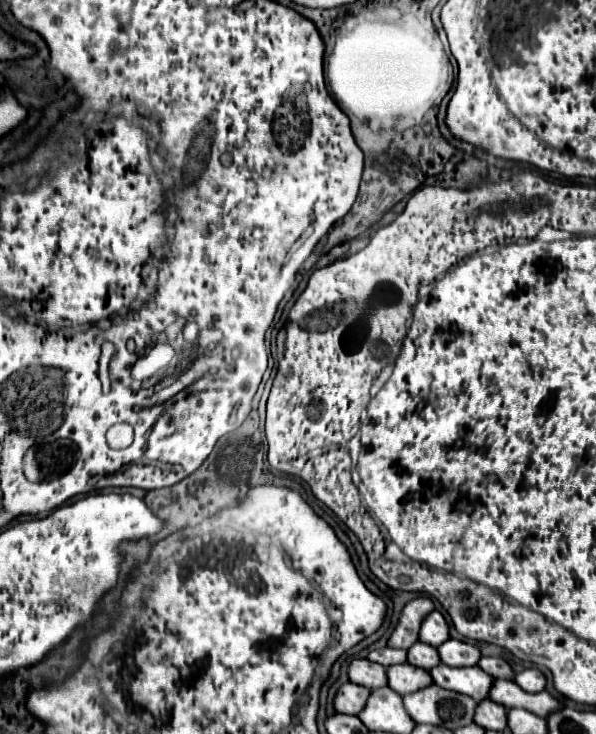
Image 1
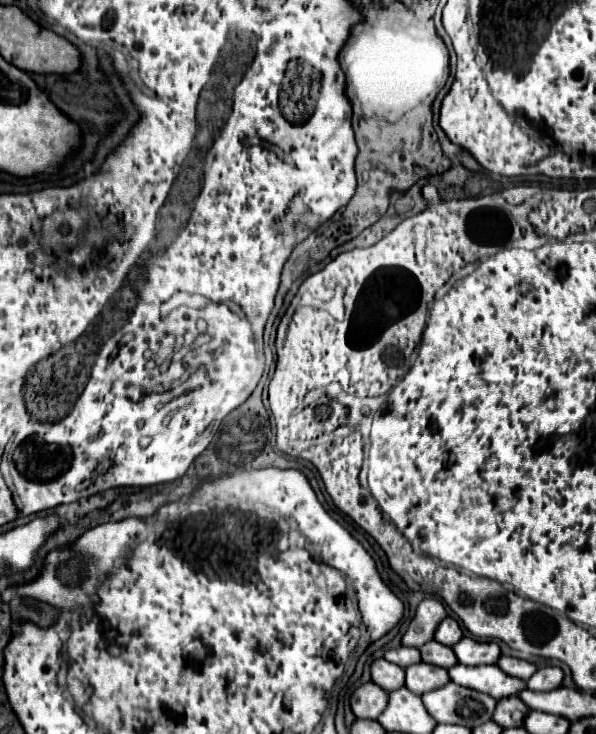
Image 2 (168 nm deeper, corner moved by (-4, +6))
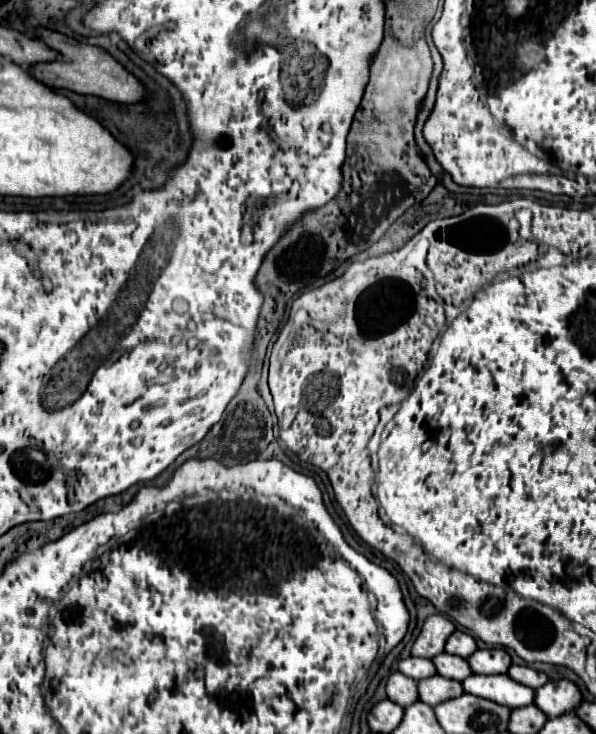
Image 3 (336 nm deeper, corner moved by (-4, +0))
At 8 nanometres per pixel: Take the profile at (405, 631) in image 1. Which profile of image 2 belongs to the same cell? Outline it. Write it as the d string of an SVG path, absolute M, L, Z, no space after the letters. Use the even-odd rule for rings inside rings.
M425 598L419 602L417 612L405 632L405 636L401 638L403 646L415 646L419 648L421 644L429 642L433 638L433 632L437 628L437 624L447 616L443 604L437 598Z

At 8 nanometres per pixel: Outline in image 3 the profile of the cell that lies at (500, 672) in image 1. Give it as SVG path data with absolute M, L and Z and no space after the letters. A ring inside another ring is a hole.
M513 664L513 666L509 668L509 676L511 676L515 682L525 684L525 686L529 686L529 688L533 688L533 690L537 690L539 686L543 686L543 684L549 682L549 676L547 676L545 672L533 670L533 668L529 668L529 666L515 666L515 664Z

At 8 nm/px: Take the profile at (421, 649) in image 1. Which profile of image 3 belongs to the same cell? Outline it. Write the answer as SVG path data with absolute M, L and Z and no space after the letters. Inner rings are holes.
M439 654L433 658L433 664L437 666L437 674L445 676L445 678L451 678L451 680L463 680L467 676L471 676L471 666L465 662L465 658L461 656L453 656L453 654Z

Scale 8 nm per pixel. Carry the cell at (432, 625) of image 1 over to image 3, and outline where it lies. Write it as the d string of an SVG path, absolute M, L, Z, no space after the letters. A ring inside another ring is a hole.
M455 630L451 634L451 638L447 640L447 644L445 644L447 654L455 654L455 656L463 656L463 658L469 658L475 650L477 650L475 638L461 632L461 630Z

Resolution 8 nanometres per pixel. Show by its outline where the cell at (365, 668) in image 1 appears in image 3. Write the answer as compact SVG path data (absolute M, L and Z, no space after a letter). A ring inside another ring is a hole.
M395 672L389 676L387 680L387 696L391 702L397 702L399 706L409 706L411 702L419 700L419 692L417 692L417 682L407 678L401 672Z

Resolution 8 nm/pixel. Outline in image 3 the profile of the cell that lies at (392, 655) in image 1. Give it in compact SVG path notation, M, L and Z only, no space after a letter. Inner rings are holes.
M411 656L407 660L401 660L399 662L399 672L403 672L405 676L409 676L409 678L413 678L417 682L423 680L423 678L431 678L431 676L437 674L435 664L431 660L427 660L427 658L415 658L415 656Z

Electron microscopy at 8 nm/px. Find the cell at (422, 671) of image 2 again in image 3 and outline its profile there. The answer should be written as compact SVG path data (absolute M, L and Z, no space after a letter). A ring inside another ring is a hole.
M439 674L419 682L419 700L429 706L437 706L439 702L445 702L447 698L457 698L459 694L463 694L461 682L443 678Z

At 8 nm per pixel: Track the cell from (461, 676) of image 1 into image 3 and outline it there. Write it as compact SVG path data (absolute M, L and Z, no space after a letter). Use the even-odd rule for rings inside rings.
M471 674L469 678L463 680L463 688L467 694L499 702L501 706L507 706L511 710L529 706L535 700L533 696L535 690L511 680L507 674L497 674L497 676Z

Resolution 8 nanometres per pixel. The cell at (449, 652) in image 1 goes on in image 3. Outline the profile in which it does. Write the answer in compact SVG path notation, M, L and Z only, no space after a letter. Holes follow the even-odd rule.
M487 648L477 650L473 656L467 658L471 670L475 674L507 674L511 666L511 656L501 648Z

